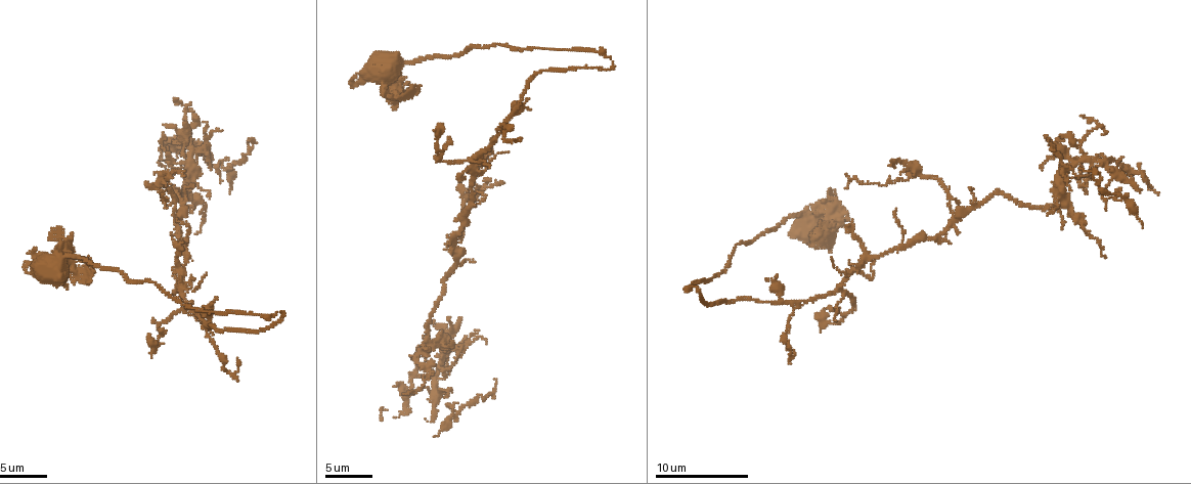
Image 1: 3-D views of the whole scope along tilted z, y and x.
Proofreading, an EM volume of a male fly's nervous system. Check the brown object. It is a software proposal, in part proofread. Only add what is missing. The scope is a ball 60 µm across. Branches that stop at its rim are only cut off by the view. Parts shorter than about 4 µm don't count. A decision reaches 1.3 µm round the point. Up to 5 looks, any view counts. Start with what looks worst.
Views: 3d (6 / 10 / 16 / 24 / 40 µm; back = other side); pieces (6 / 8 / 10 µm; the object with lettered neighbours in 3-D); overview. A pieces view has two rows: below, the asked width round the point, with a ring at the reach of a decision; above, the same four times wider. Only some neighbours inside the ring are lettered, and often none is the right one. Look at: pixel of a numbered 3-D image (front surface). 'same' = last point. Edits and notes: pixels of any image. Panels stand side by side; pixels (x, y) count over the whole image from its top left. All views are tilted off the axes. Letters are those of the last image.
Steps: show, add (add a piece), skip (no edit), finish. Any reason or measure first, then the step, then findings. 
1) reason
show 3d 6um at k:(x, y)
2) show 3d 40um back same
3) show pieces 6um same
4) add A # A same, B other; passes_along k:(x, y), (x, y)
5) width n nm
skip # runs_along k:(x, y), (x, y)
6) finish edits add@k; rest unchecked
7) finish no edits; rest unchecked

show pieces 10um at 1:(850, 222)

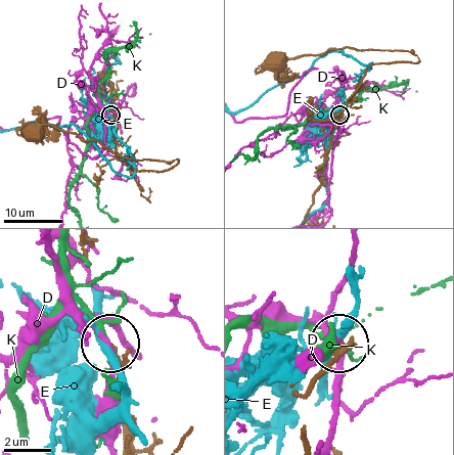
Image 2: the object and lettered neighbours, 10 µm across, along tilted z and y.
skip # D other, E other, K other; no lettered piece goes on from it

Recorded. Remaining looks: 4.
thin end
show pieces 10um at 1:(500, 184)

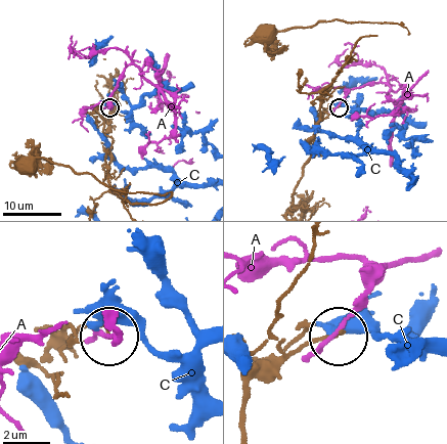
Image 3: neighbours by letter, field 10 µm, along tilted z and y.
skip # A other, C other; runs_along 3:(243, 429), (240, 404), (256, 374), (337, 334); none of them fits

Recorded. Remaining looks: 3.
tapers out
show pieces 8um at 1:(182, 124)

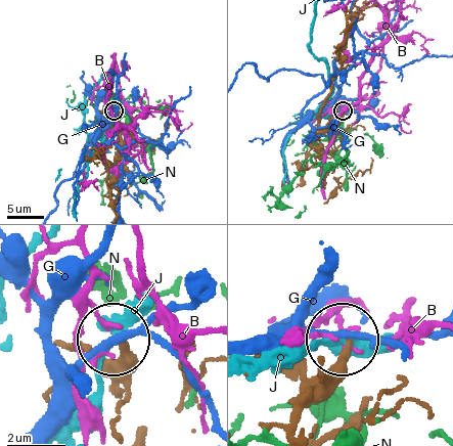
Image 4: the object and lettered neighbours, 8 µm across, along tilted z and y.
skip # B other, G other, J other, N other; none of them fits

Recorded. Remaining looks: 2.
finish no edits; rest unchecked

